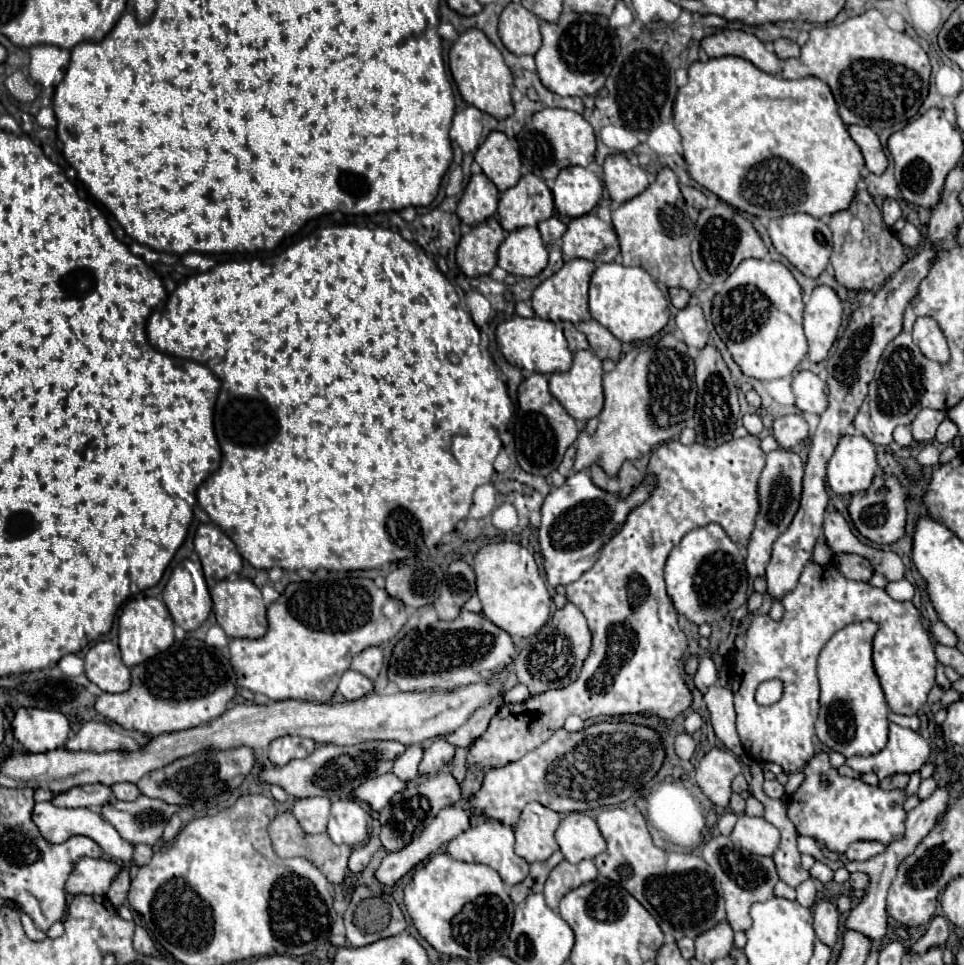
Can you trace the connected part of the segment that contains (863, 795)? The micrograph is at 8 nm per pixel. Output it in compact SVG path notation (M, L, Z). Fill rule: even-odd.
M825 752L815 754L807 762L803 774L803 784L787 802L787 816L795 824L799 836L809 836L839 856L845 854L849 844L855 840L877 840L887 846L903 838L907 818L907 812L903 810L903 802L907 800L905 790L883 790L869 786L863 780L841 776L835 768L831 768ZM823 778L831 784L821 786Z

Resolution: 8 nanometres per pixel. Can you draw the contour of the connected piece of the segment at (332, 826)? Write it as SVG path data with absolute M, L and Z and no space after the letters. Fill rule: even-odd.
M333 800L331 818L329 818L329 836L335 844L347 844L351 848L357 848L369 838L367 820L369 820L369 814L355 800Z

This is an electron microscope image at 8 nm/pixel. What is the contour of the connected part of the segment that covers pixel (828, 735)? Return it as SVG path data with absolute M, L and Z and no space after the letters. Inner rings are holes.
M859 622L835 632L819 654L817 676L821 686L821 712L815 724L817 738L831 750L851 756L871 756L887 744L889 706L873 668L871 644L877 624Z

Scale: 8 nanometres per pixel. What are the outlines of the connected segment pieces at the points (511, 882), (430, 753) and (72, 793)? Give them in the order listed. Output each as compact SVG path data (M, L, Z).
M483 820L479 824L475 824L471 830L455 836L449 844L447 844L447 854L455 860L463 860L463 862L481 862L491 866L493 870L499 872L501 880L507 886L515 886L519 882L523 882L529 874L529 864L519 858L513 852L515 846L515 836L513 836L513 828L511 826L503 826L499 820Z
M437 738L425 750L425 756L419 764L419 772L435 776L439 770L443 770L453 760L453 756L455 756L455 746L447 742L445 738Z
M105 784L75 786L65 794L59 794L53 804L67 808L103 808L113 800L113 792Z

